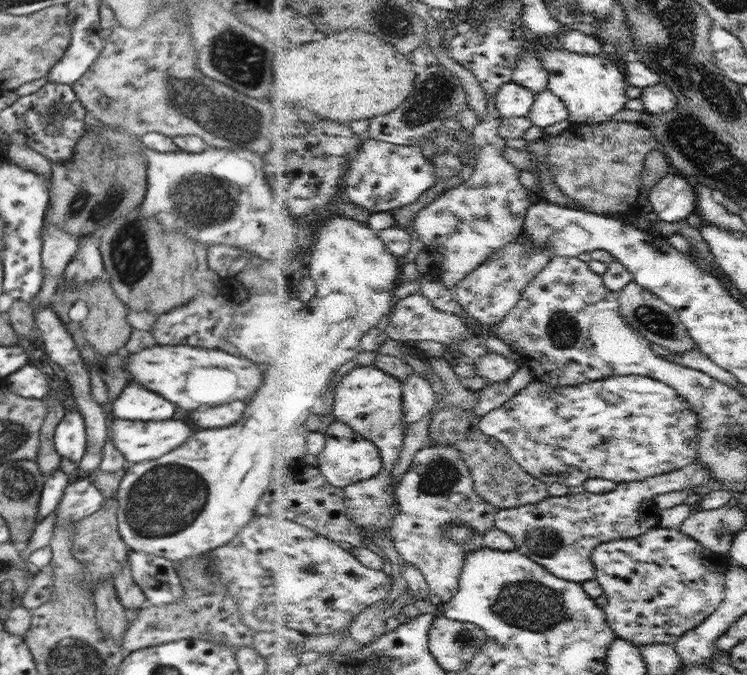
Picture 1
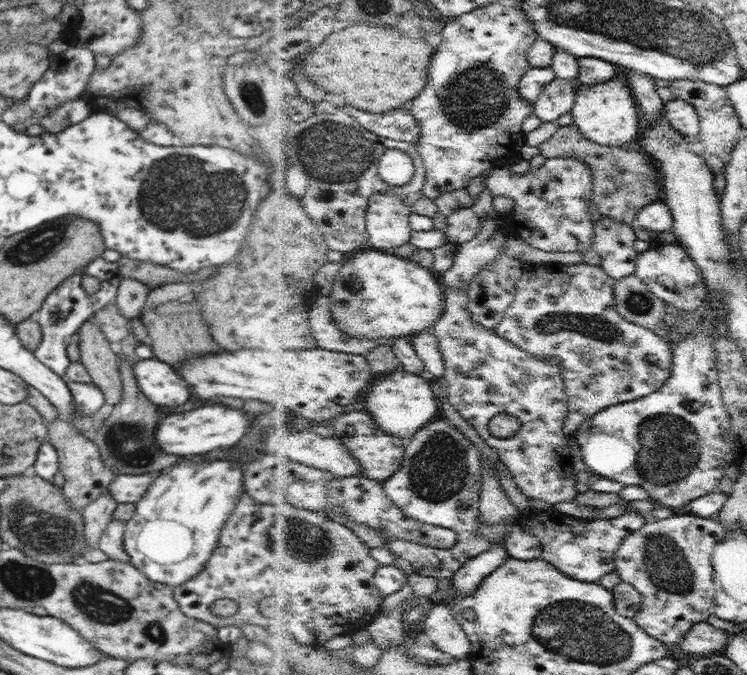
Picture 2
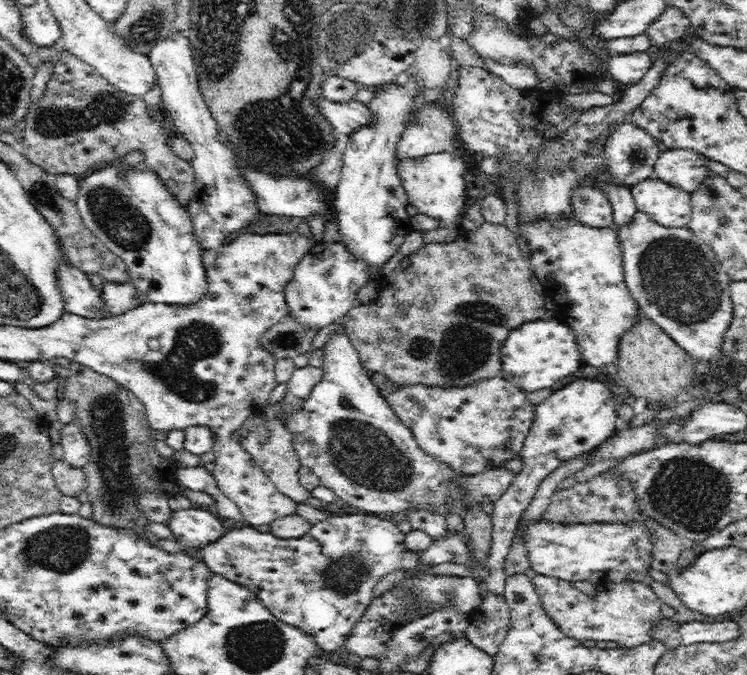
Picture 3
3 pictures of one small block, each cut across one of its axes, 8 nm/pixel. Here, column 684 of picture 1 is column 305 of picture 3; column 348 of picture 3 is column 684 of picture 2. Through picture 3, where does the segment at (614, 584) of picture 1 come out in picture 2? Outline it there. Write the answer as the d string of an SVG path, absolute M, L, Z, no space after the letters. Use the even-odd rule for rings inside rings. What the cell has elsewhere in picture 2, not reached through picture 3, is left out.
M674 513L667 519L646 523L640 530L633 532L618 551L616 571L622 575L624 582L632 584L644 596L643 607L634 617L637 624L656 640L662 640L668 648L681 647L696 624L702 624L712 614L717 614L717 569L713 556L726 532L728 529L716 517L711 519L692 513Z

